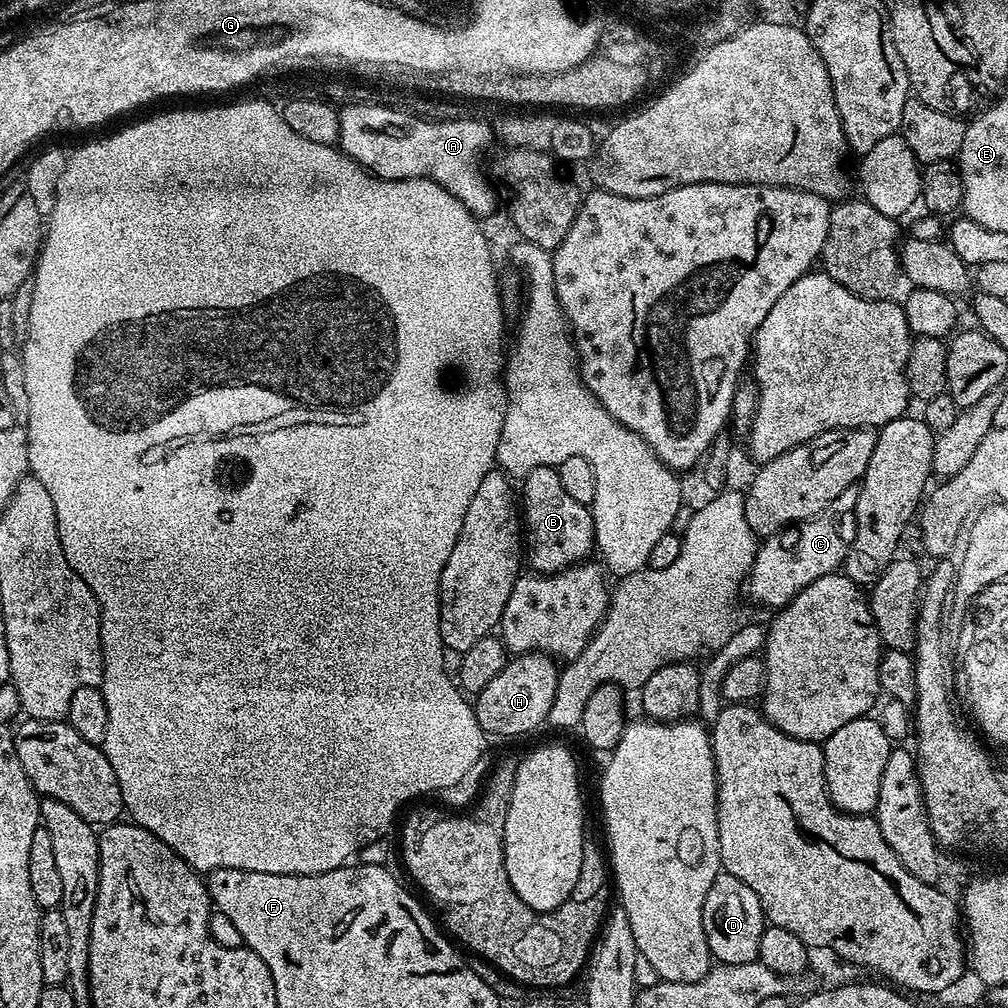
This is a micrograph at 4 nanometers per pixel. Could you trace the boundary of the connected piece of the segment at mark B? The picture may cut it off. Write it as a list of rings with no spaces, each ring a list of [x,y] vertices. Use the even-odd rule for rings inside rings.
[[[538,466],[538,470],[530,470],[522,478],[522,484],[522,532],[526,537],[527,567],[529,564],[533,573],[547,574],[585,563],[596,546],[591,507],[575,500],[563,488],[555,467]]]

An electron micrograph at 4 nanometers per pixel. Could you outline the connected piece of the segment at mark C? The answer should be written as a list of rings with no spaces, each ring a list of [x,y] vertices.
[[[859,487],[842,490],[826,510],[795,524],[779,528],[771,536],[763,537],[756,549],[754,566],[748,572],[746,592],[764,608],[779,610],[787,606],[810,582],[818,582],[826,574],[843,565],[846,554],[856,537],[856,503]]]

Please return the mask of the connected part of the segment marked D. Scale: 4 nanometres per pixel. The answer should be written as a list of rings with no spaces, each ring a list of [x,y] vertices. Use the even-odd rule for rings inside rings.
[[[722,870],[714,878],[710,894],[706,894],[706,902],[702,906],[702,926],[713,961],[722,964],[753,963],[758,957],[758,942],[766,927],[758,894],[754,894],[746,882],[738,882],[734,874]]]

